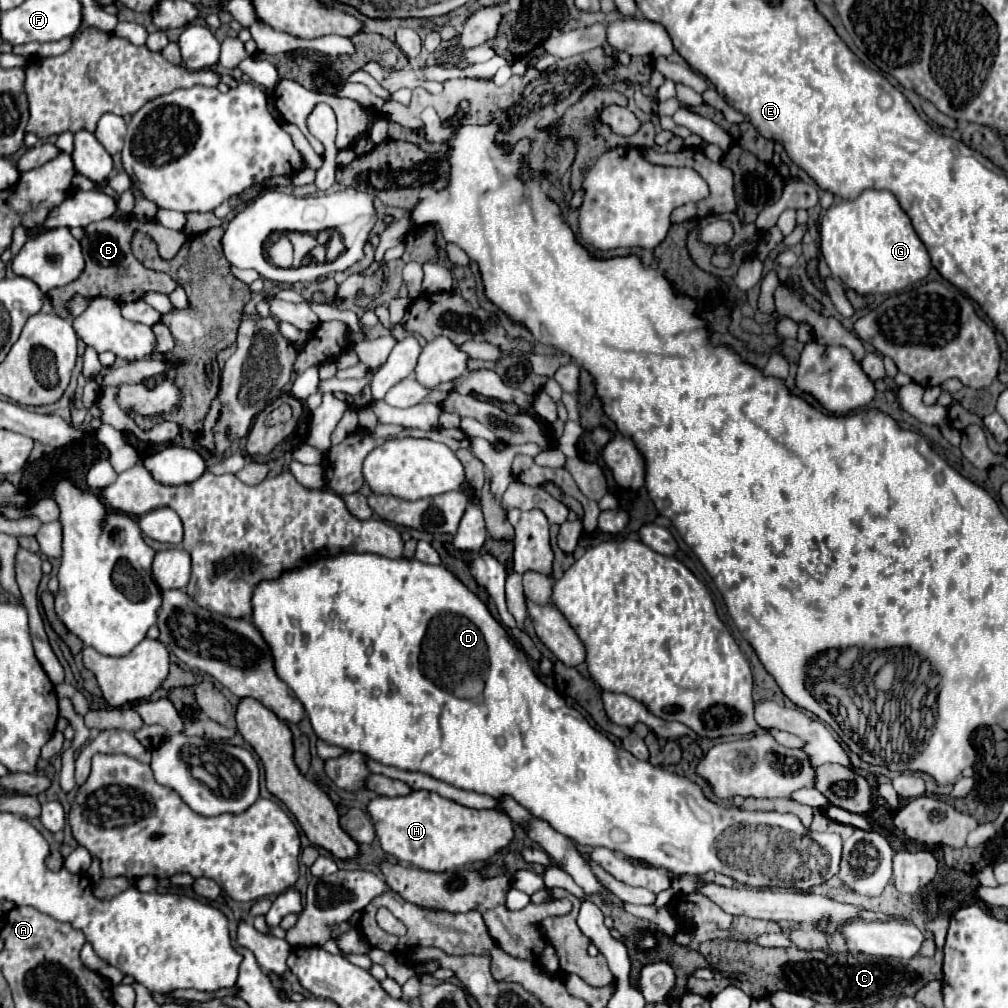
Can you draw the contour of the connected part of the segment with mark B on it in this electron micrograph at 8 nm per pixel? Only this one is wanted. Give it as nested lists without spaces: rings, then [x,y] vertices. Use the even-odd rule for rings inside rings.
[[[126,217],[126,219],[102,219],[96,223],[90,223],[84,229],[84,237],[80,239],[82,251],[84,251],[84,259],[86,259],[86,267],[80,273],[80,277],[64,287],[56,287],[48,293],[48,297],[52,299],[54,311],[62,313],[64,303],[68,301],[68,297],[72,297],[74,293],[80,295],[88,295],[88,297],[110,297],[118,303],[128,303],[128,301],[136,301],[140,299],[146,291],[160,291],[160,293],[170,293],[176,283],[170,275],[160,273],[160,271],[152,271],[146,269],[130,251],[130,237],[134,235],[134,231],[138,231],[142,227],[142,223],[134,217]]]

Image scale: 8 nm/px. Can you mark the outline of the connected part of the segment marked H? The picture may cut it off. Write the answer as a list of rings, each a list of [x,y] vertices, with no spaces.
[[[414,791],[406,797],[376,797],[368,803],[368,813],[374,821],[382,849],[424,871],[448,871],[478,861],[488,861],[500,849],[506,849],[514,839],[512,819],[500,811],[478,811],[450,803],[432,791]]]

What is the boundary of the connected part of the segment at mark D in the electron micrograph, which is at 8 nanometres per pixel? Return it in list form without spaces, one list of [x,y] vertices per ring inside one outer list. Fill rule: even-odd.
[[[338,553],[338,555],[312,555],[306,557],[306,563],[294,569],[286,569],[280,573],[280,577],[272,581],[260,581],[254,587],[252,593],[252,625],[260,631],[262,639],[270,647],[276,675],[288,683],[294,691],[294,695],[304,705],[306,715],[310,717],[310,723],[316,731],[316,735],[330,743],[338,745],[346,751],[358,751],[362,755],[368,755],[370,759],[392,765],[404,771],[420,771],[428,773],[434,779],[446,781],[454,787],[478,791],[484,795],[490,795],[494,799],[510,797],[516,803],[520,803],[528,813],[534,817],[546,821],[550,827],[554,827],[558,833],[574,839],[580,845],[590,847],[608,847],[612,851],[620,851],[626,857],[634,857],[646,863],[652,863],[654,867],[674,871],[676,875],[704,875],[708,871],[718,871],[734,881],[748,885],[748,887],[786,887],[786,889],[798,889],[808,891],[814,885],[824,883],[832,875],[838,873],[840,863],[840,851],[842,851],[842,839],[834,833],[812,833],[806,829],[796,815],[782,815],[782,813],[748,813],[736,807],[724,809],[712,801],[708,801],[698,785],[688,781],[686,777],[678,777],[676,773],[668,773],[662,767],[654,767],[648,761],[636,759],[630,751],[618,749],[604,733],[590,727],[590,723],[584,719],[582,713],[566,705],[563,695],[554,687],[546,687],[536,673],[532,671],[528,657],[522,653],[522,649],[516,647],[508,631],[492,617],[488,607],[480,601],[478,595],[474,595],[456,575],[452,575],[444,565],[438,565],[438,575],[434,575],[434,565],[426,565],[418,559],[386,559],[380,555],[370,553]],[[736,827],[738,831],[738,843],[722,849],[720,843],[716,843],[722,833],[728,835],[728,829]],[[728,853],[734,853],[734,863],[730,865]]]

